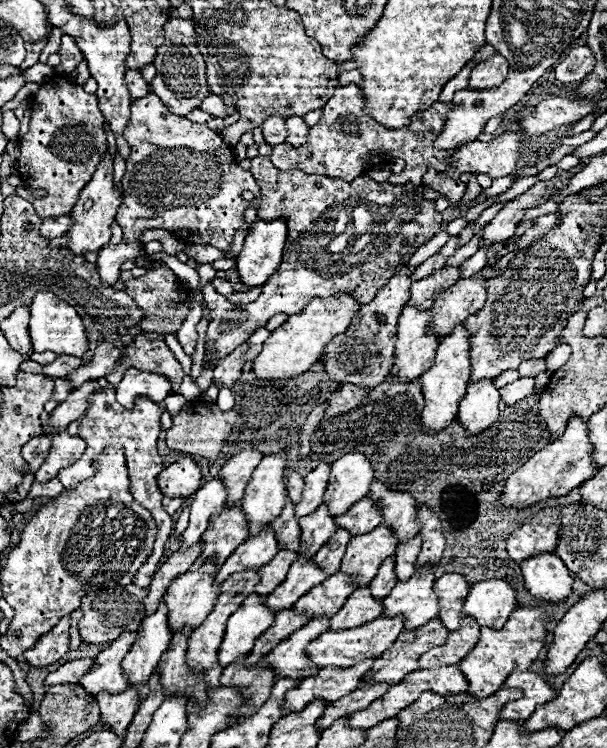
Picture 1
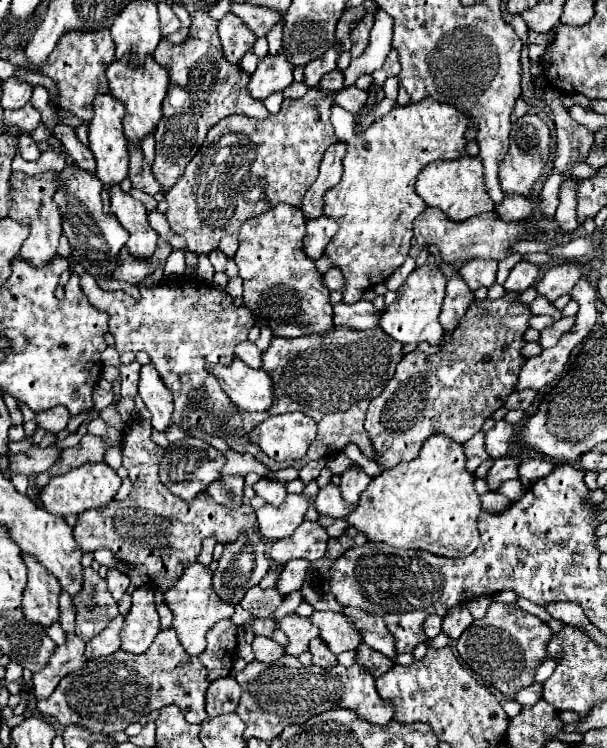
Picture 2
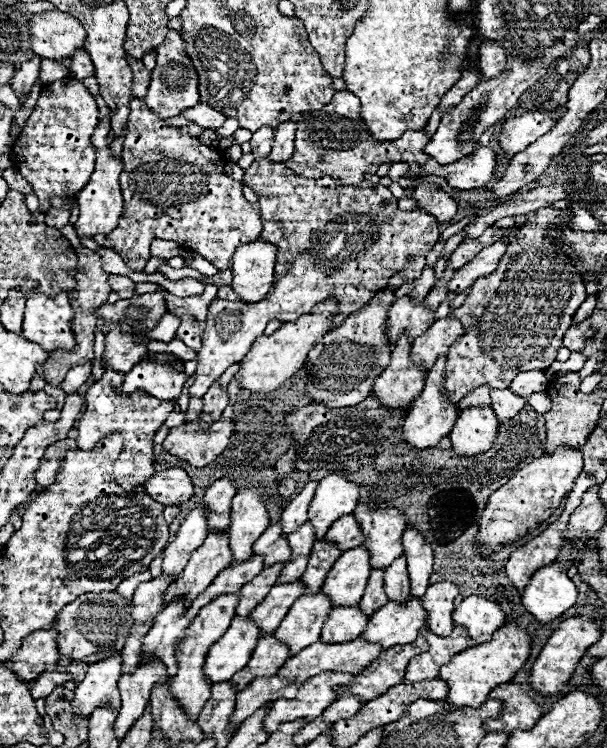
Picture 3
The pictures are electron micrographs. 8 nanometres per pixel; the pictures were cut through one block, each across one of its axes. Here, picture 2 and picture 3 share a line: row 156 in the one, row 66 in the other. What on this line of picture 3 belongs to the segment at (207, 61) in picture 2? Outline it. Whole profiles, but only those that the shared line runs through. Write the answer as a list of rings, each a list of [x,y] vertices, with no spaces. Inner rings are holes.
[[[168,30],[164,44],[160,44],[156,52],[158,52],[156,68],[152,72],[152,80],[148,86],[148,94],[144,96],[144,102],[160,118],[172,118],[172,116],[178,116],[184,108],[198,104],[198,76],[184,52],[184,40],[180,38],[180,32]]]

